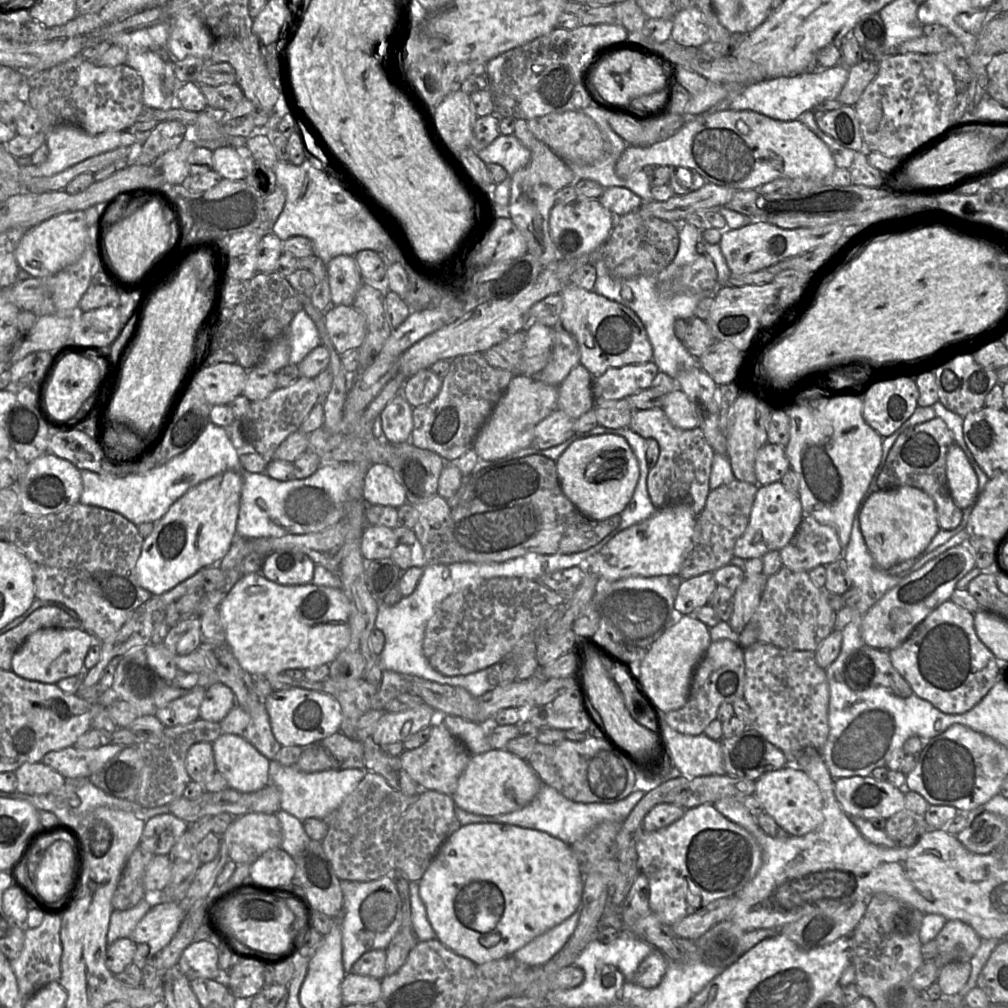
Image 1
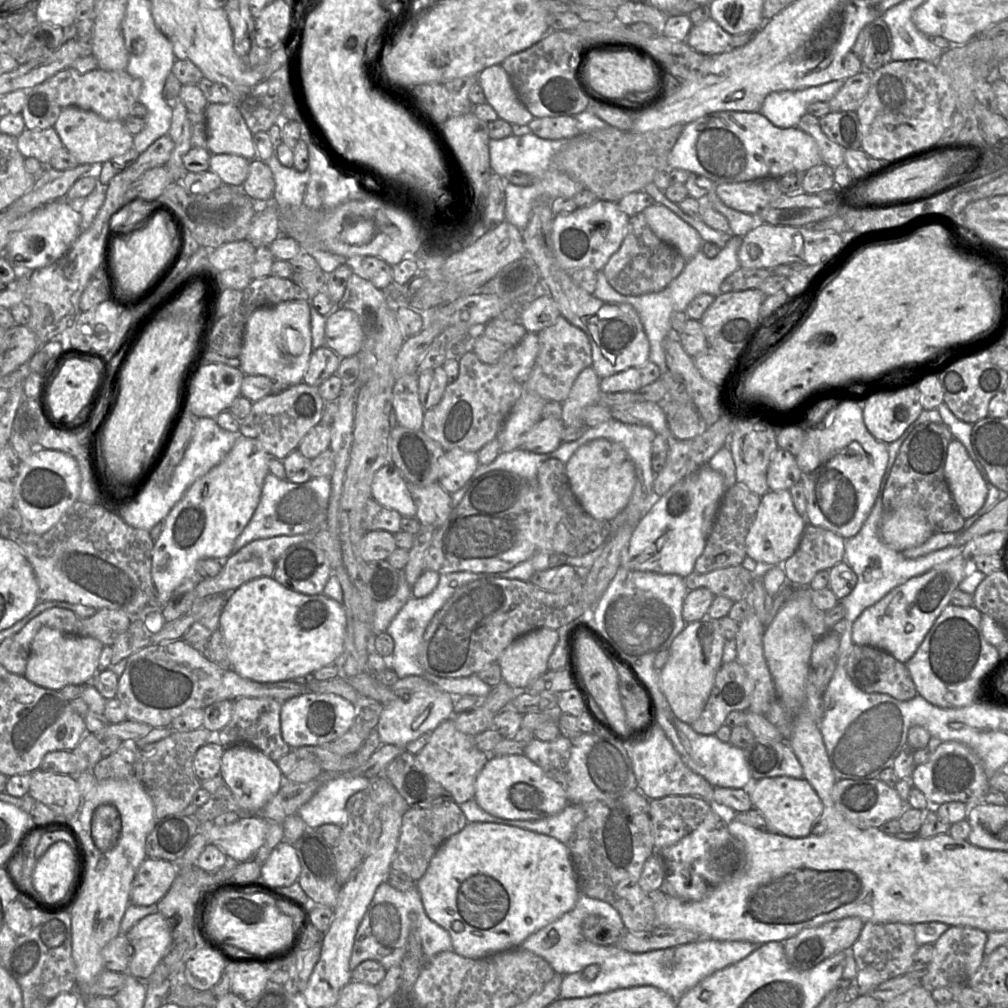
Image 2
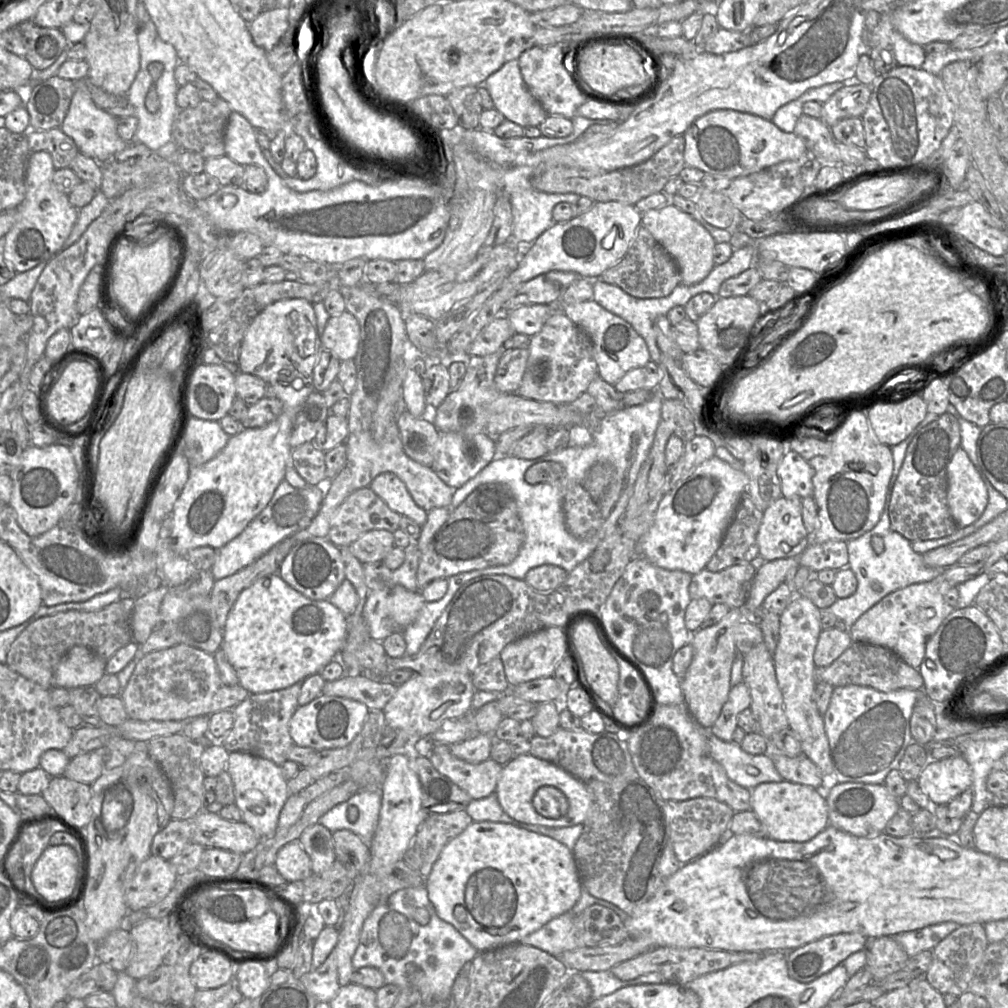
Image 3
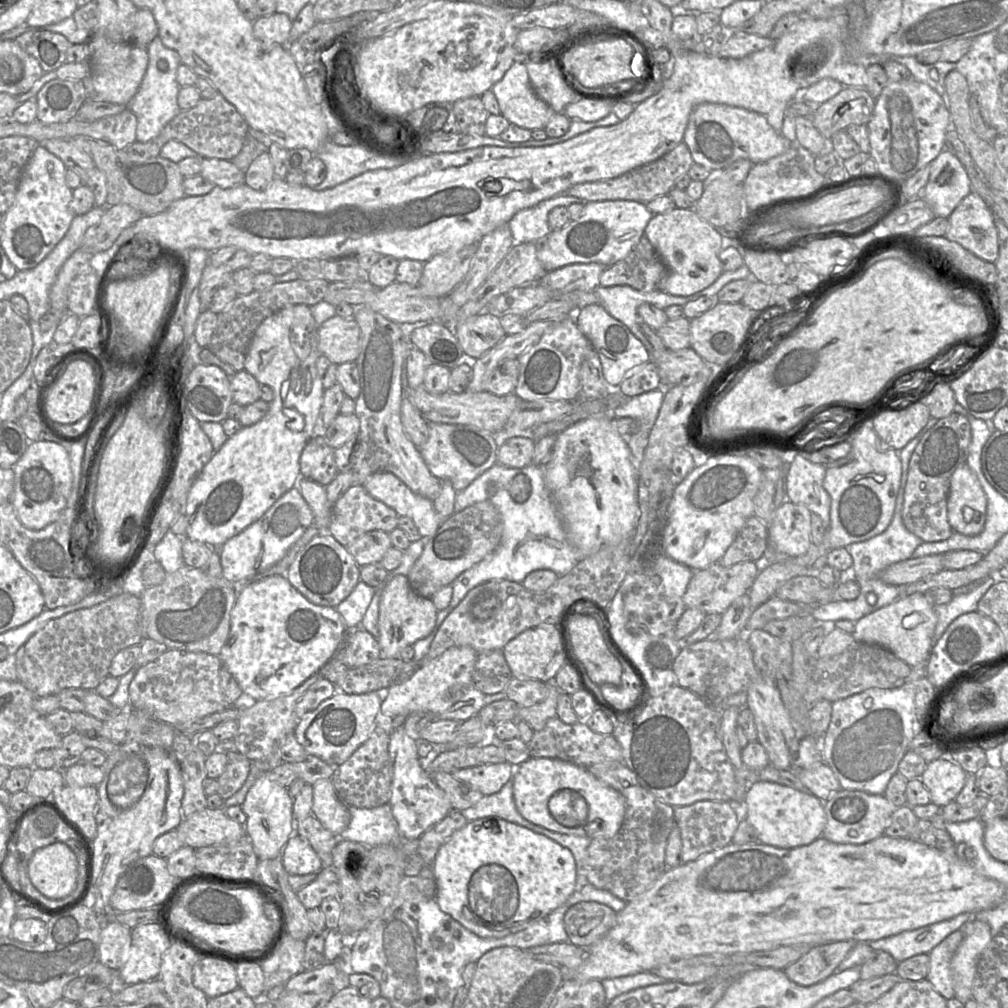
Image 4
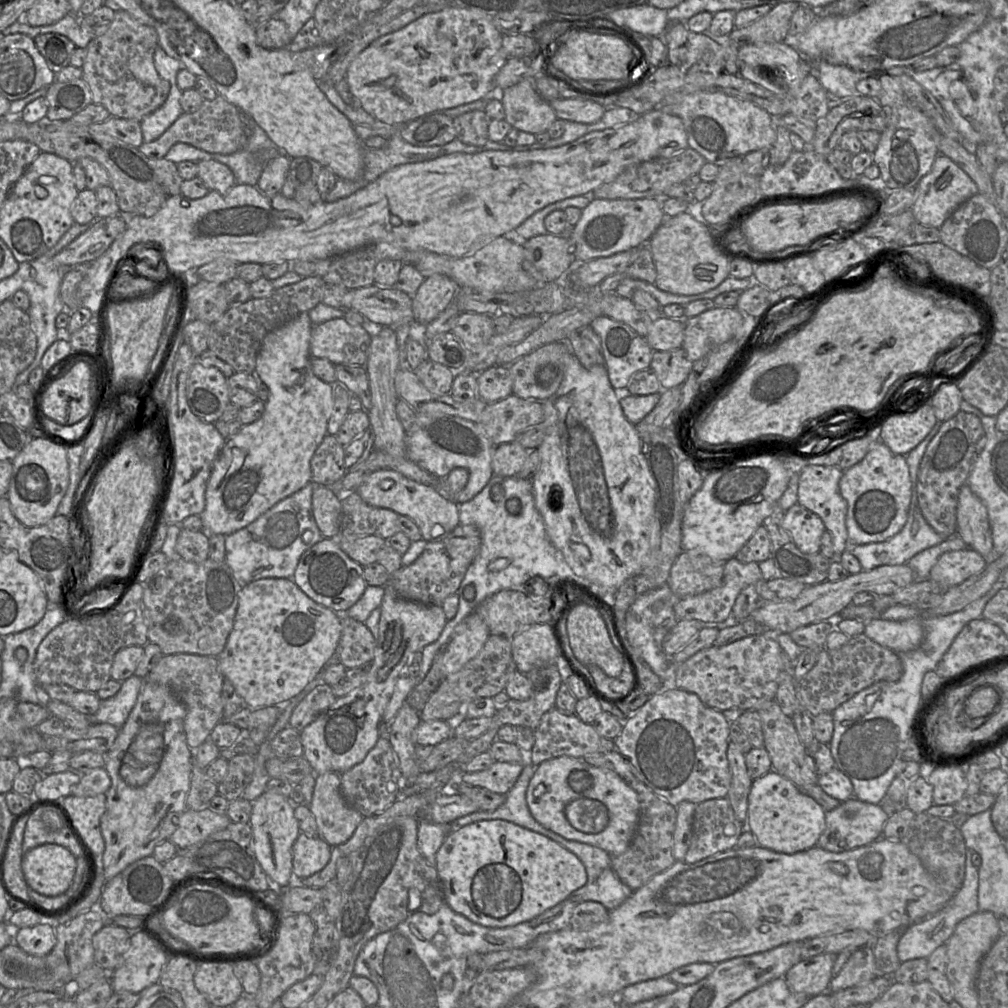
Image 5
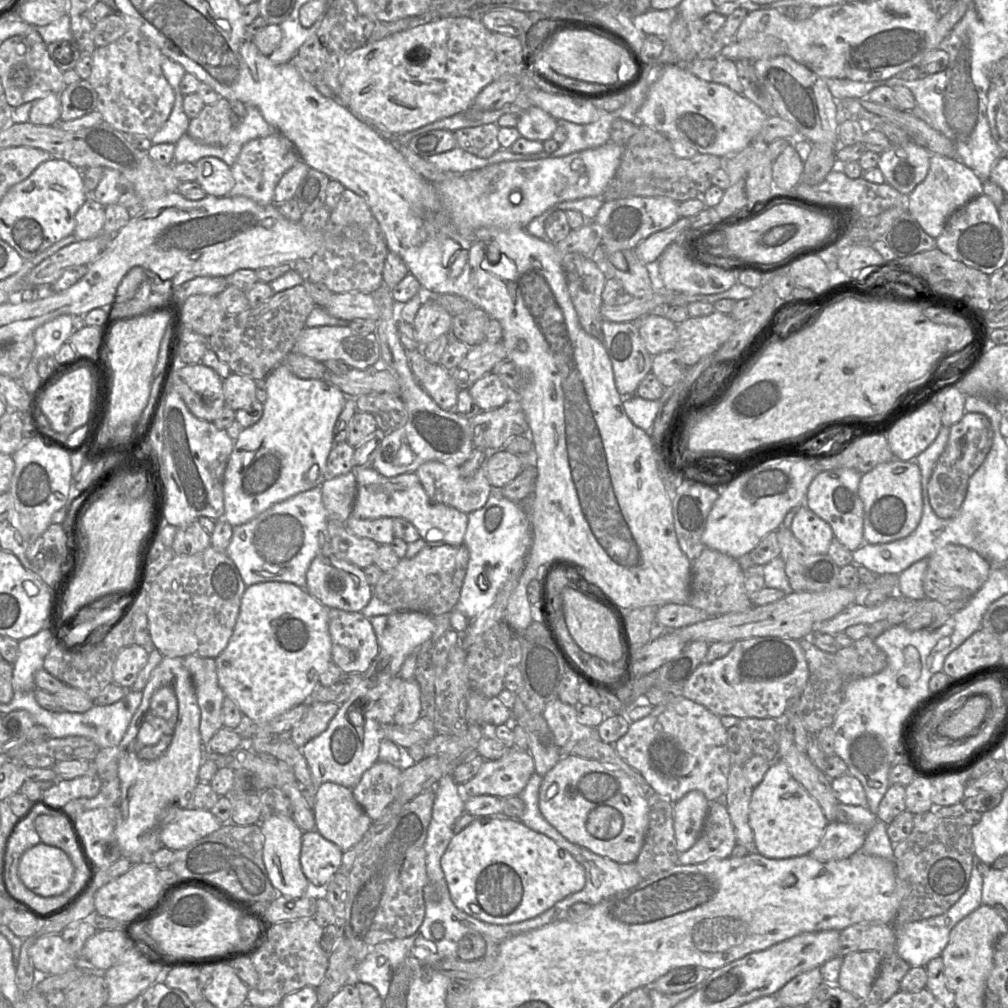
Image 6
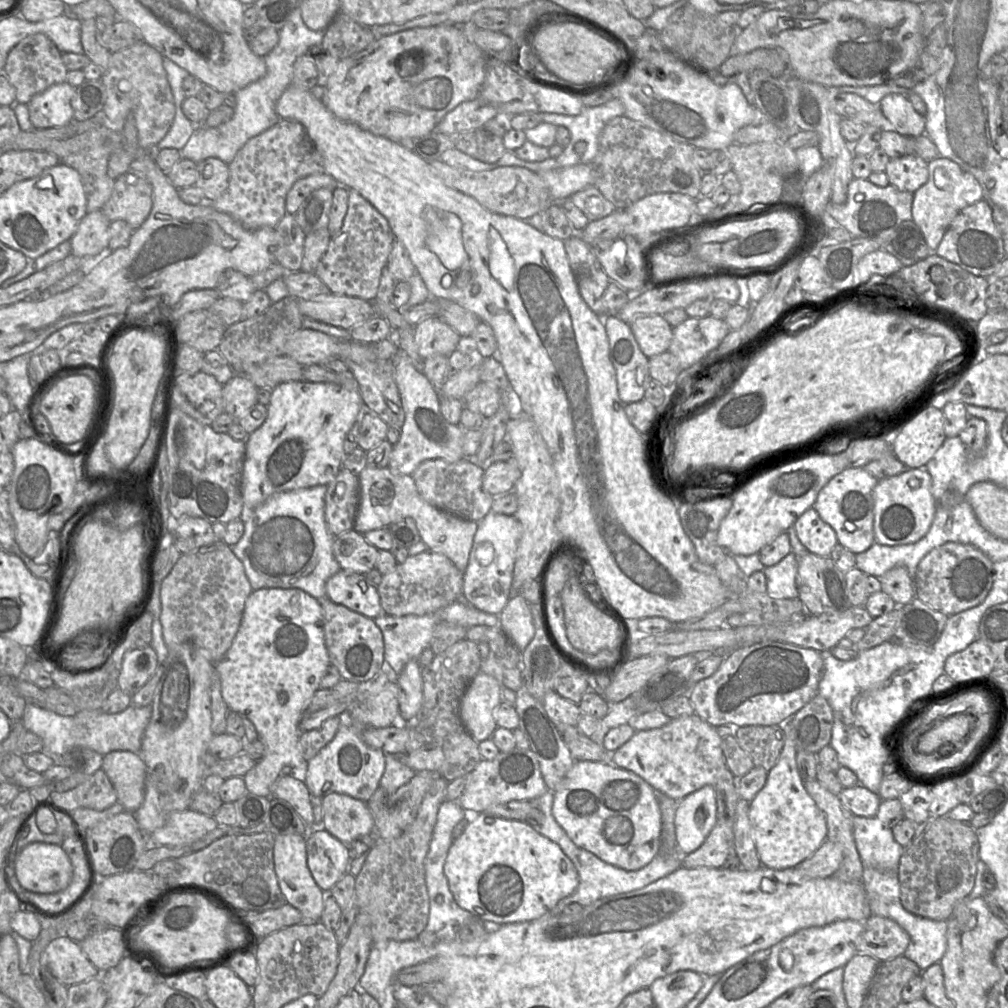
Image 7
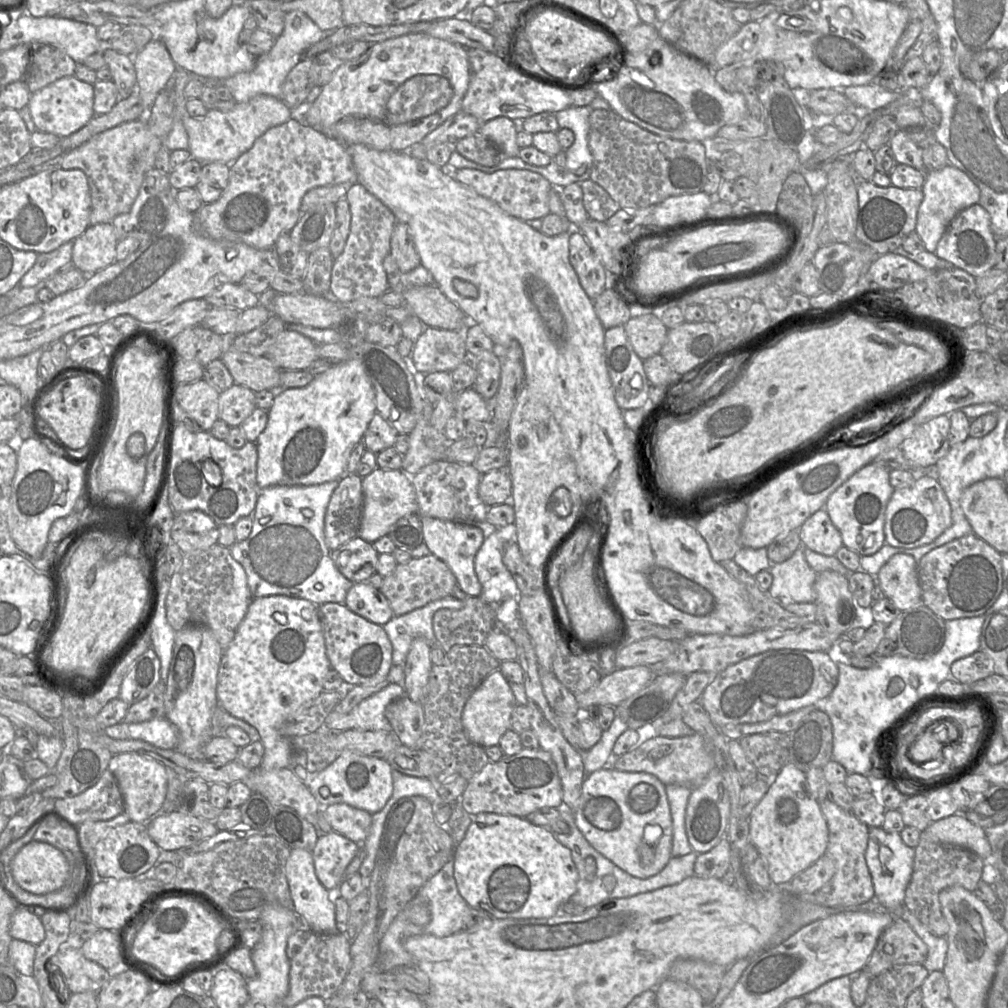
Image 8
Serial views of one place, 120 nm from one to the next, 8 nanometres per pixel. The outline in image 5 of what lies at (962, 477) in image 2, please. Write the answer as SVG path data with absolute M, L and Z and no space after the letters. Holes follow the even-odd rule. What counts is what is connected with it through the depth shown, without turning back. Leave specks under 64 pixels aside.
M964 484L959 491L957 506L957 529L956 534L973 550L978 552L988 562L995 560L999 555L996 554L988 513L984 503L971 491L968 484Z

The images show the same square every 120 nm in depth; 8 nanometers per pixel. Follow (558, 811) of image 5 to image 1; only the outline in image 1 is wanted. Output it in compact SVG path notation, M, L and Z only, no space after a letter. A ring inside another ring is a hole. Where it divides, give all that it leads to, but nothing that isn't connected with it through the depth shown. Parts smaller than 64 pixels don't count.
M505 749L472 755L451 795L455 805L475 815L495 816L519 810L537 795L542 783L526 760Z

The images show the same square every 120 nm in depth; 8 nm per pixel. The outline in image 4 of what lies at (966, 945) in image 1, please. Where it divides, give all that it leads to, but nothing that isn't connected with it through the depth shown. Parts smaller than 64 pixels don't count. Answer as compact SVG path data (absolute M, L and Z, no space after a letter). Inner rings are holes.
M961 927L948 935L929 953L930 966L926 979L946 1000L955 997L950 963L964 937Z

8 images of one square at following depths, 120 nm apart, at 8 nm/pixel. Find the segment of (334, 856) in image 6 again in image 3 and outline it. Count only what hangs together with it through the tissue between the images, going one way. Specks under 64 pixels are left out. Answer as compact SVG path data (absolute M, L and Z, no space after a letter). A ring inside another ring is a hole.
M299 840L284 845L277 853L274 867L287 882L303 882L311 874L311 861Z

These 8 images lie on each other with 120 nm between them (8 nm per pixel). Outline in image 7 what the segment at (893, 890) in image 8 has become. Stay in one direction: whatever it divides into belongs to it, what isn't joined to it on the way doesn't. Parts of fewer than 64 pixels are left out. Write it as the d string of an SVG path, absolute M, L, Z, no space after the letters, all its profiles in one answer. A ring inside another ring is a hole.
M854 816L853 835L864 867L897 872L904 847L894 839L891 828L885 826L877 817Z

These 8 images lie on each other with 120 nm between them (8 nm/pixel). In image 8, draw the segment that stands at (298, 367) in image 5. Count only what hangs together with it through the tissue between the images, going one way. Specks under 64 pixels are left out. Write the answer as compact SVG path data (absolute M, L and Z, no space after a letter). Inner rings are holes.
M350 358L332 365L314 377L305 387L285 388L275 392L268 412L268 422L257 441L257 484L260 489L274 485L315 485L339 480L347 473L347 461L353 448L362 441L376 414L375 392L362 362Z

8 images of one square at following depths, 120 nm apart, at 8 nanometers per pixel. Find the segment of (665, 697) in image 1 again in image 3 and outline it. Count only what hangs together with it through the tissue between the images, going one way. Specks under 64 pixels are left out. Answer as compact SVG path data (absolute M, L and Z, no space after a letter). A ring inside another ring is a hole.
M734 608L717 624L700 628L691 634L690 644L694 654L681 679L681 690L689 714L696 723L707 729L719 717L731 689L730 673L736 656L734 631L739 622L743 622L743 608Z

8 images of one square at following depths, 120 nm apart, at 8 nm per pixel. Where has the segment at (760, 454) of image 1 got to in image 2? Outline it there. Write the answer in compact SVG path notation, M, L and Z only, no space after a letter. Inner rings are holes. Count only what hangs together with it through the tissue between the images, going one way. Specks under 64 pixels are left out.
M778 448L772 455L767 469L767 484L771 491L789 490L801 481L801 471L796 456Z

